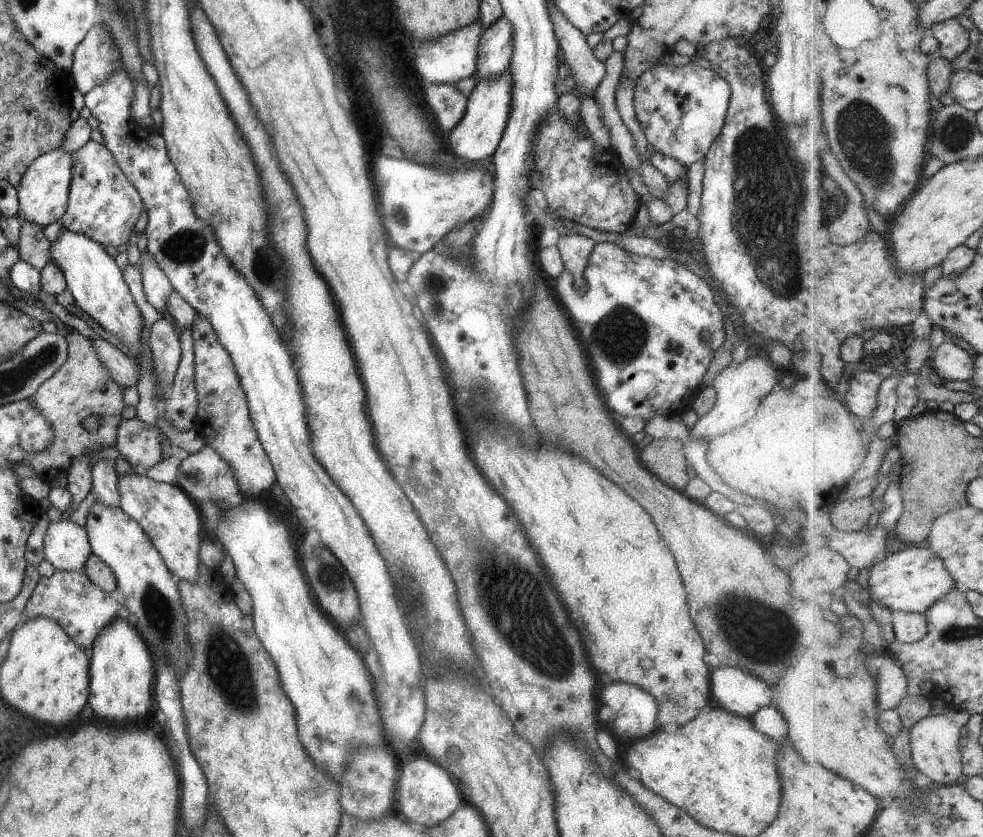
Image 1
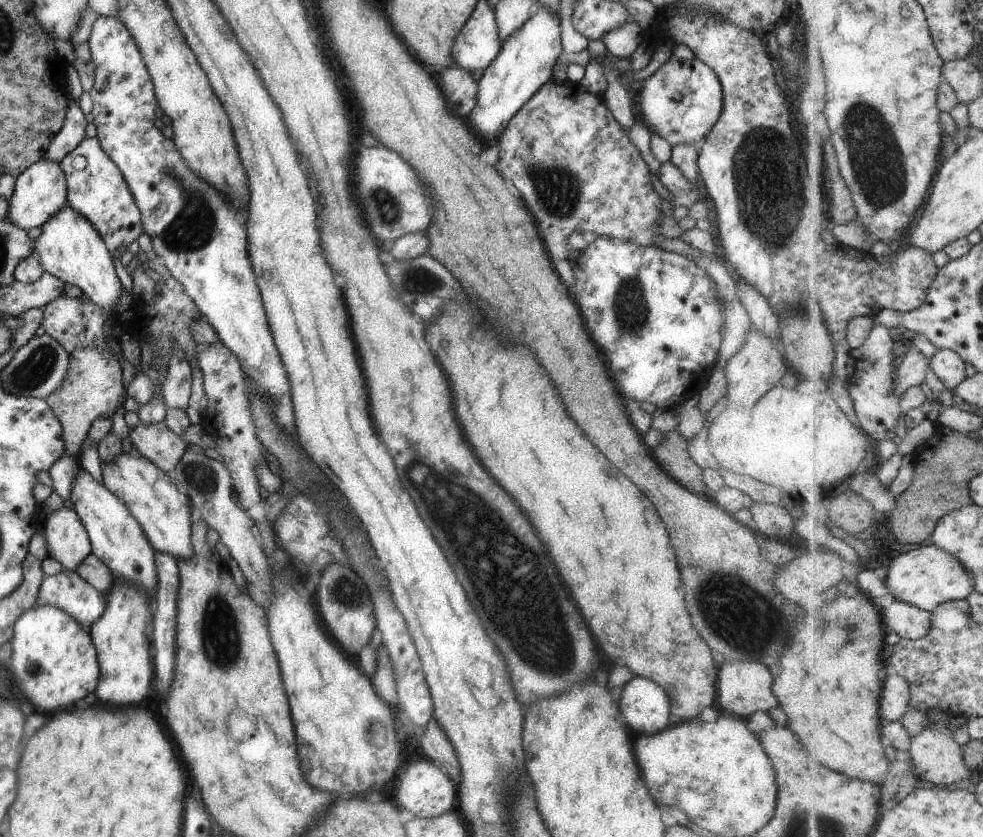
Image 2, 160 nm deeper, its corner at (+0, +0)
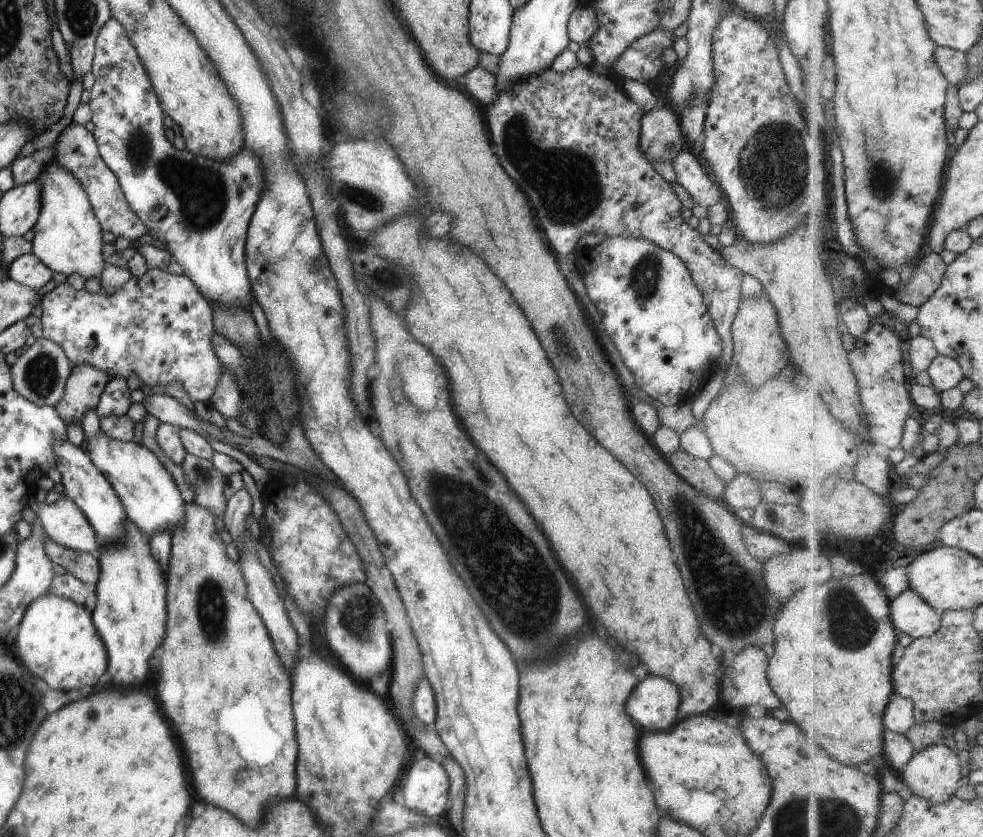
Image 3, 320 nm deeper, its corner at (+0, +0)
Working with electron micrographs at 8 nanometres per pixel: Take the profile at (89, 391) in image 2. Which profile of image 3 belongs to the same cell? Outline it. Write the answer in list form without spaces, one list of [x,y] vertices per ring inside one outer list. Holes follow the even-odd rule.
[[[78,364],[72,367],[67,377],[64,393],[53,406],[55,412],[67,423],[80,426],[80,421],[89,409],[97,404],[109,376],[89,365]]]

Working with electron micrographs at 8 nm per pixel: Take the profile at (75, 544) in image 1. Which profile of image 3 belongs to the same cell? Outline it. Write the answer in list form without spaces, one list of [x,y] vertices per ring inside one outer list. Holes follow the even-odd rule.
[[[62,494],[51,504],[31,503],[31,508],[49,539],[74,551],[96,552],[99,544],[94,530],[69,497]]]

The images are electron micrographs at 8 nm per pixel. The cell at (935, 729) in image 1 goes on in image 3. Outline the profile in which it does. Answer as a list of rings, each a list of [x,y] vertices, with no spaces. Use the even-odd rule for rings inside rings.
[[[935,743],[932,747],[926,748],[923,752],[916,752],[915,756],[904,766],[900,773],[900,785],[906,785],[913,795],[930,800],[935,805],[942,805],[950,798],[953,798],[963,784],[961,776],[961,764],[959,756],[945,744]]]

